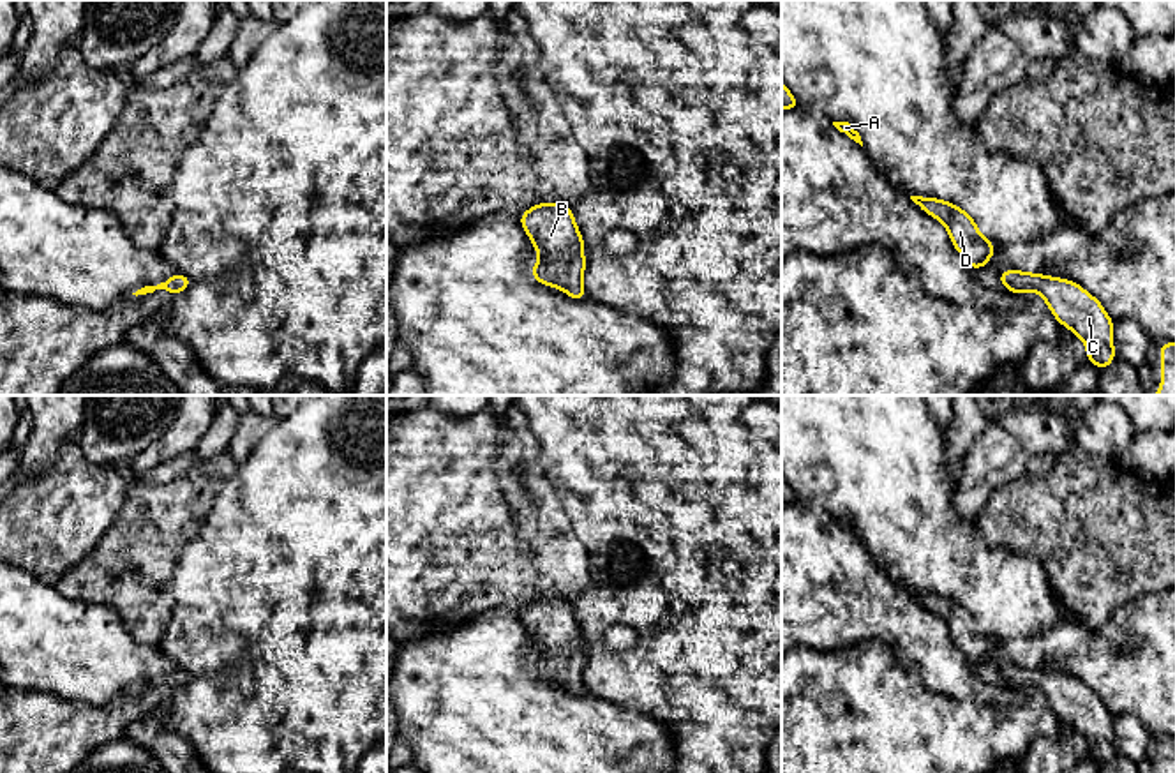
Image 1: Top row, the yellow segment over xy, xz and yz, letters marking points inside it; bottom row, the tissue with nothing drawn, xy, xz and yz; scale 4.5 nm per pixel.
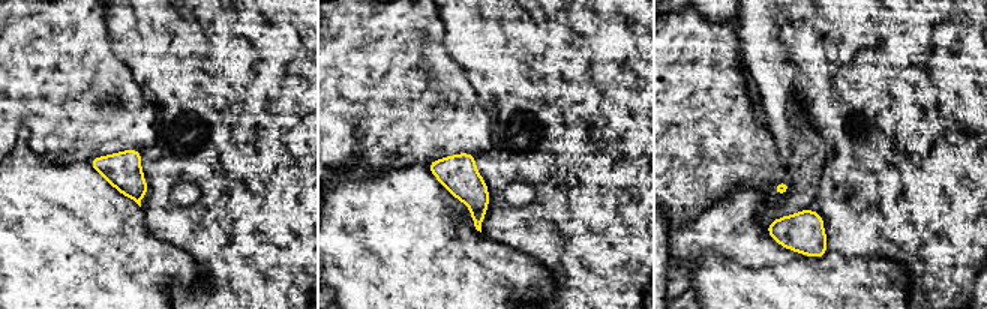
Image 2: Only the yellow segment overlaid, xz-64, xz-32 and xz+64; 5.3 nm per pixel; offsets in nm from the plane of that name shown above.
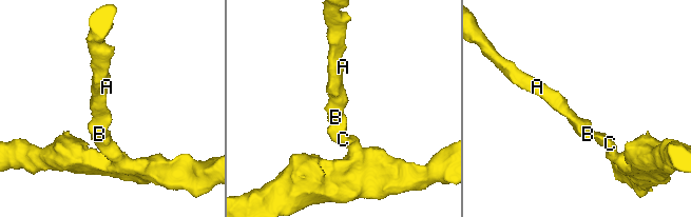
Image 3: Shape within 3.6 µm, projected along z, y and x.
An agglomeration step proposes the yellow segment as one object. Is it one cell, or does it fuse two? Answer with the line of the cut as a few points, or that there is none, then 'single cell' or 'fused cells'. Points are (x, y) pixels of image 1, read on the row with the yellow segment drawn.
no cut | single cell

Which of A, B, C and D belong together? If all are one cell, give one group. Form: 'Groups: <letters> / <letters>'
Groups: A B C D

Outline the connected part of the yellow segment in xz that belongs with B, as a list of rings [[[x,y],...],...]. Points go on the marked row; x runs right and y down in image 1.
[[[545,201],[524,210],[519,222],[542,258],[531,266],[531,277],[543,286],[559,288],[573,300],[586,300],[584,238],[570,206]]]

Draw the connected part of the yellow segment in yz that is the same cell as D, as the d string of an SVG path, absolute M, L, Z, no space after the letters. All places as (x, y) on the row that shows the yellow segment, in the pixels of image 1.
M910 196L910 199L947 228L954 249L972 270L986 266L997 245L979 233L976 221L965 210L937 198Z

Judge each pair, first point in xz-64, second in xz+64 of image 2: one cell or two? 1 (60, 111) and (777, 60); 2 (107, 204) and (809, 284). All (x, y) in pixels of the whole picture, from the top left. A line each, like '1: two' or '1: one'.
1: two
2: one

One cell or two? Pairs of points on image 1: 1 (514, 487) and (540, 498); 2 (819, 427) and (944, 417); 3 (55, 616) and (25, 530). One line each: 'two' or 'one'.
1: two
2: two
3: two

